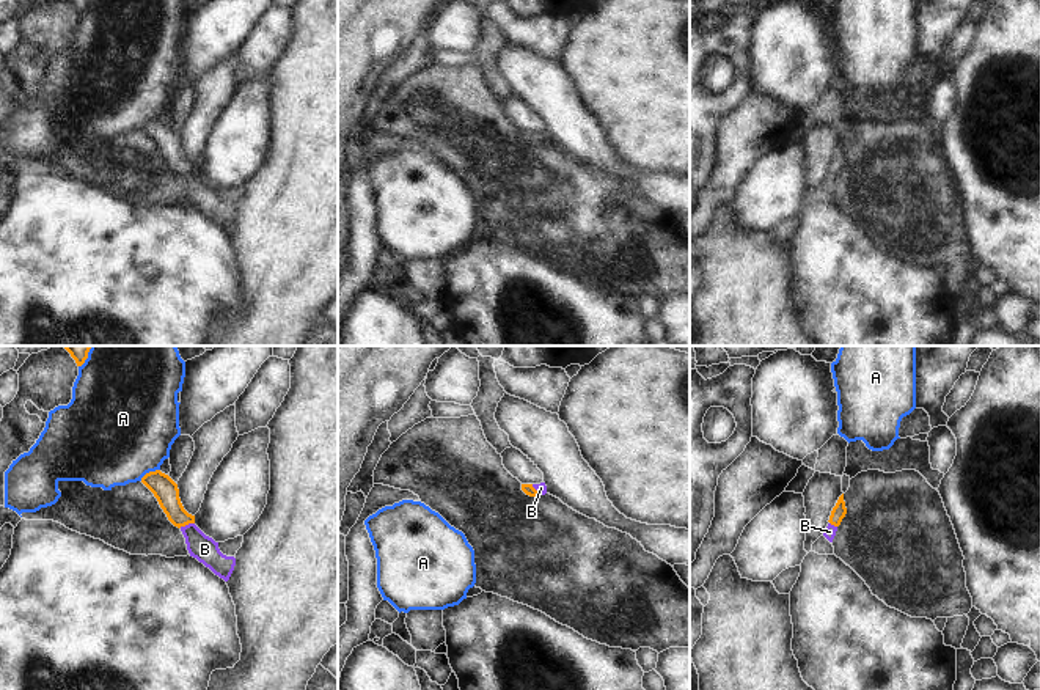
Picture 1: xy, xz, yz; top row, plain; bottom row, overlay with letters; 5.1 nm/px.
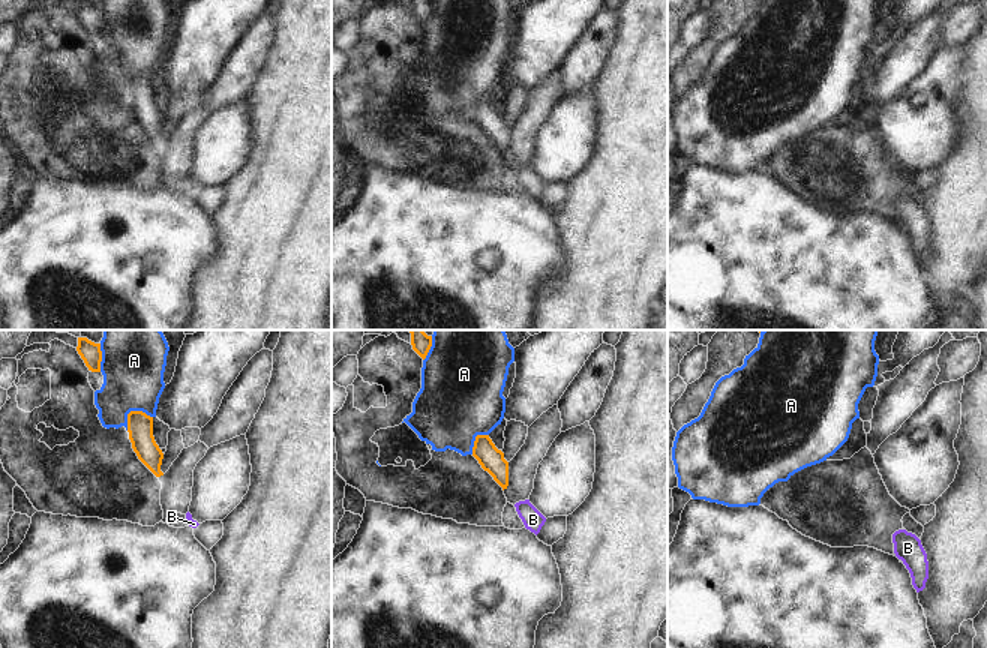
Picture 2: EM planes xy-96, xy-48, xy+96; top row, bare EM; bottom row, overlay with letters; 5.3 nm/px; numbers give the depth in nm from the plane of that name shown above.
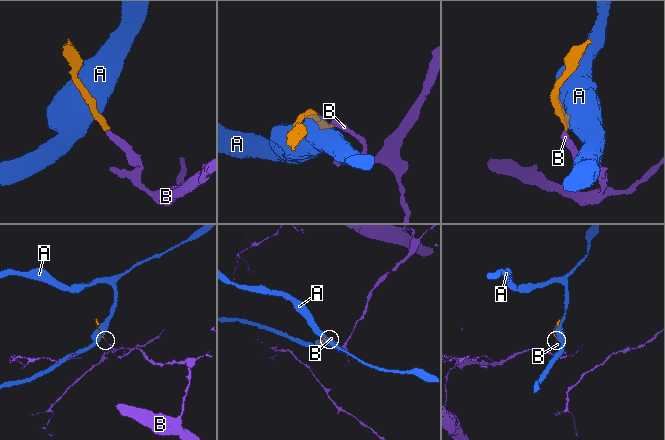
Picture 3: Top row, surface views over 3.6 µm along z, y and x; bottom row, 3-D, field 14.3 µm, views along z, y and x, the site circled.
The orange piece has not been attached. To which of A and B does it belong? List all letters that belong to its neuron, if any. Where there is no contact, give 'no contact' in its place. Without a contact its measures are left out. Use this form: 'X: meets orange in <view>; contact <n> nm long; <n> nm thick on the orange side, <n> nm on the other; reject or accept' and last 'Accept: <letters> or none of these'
A: meets orange in xy; contact 120 nm long; 120 nm thick on the orange side, 500 nm on the other; reject
B: meets orange in xy; contact 80 nm long; 120 nm thick on the orange side, 140 nm on the other; accept
Accept: B

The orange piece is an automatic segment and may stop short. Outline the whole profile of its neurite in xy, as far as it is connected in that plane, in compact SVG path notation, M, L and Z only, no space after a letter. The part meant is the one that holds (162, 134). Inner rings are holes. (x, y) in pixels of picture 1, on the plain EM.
M160 118L146 121L141 130L154 141L168 168L182 179L190 204L228 229L236 206L223 203L218 190L195 173L195 163L189 162L181 151L178 132Z

